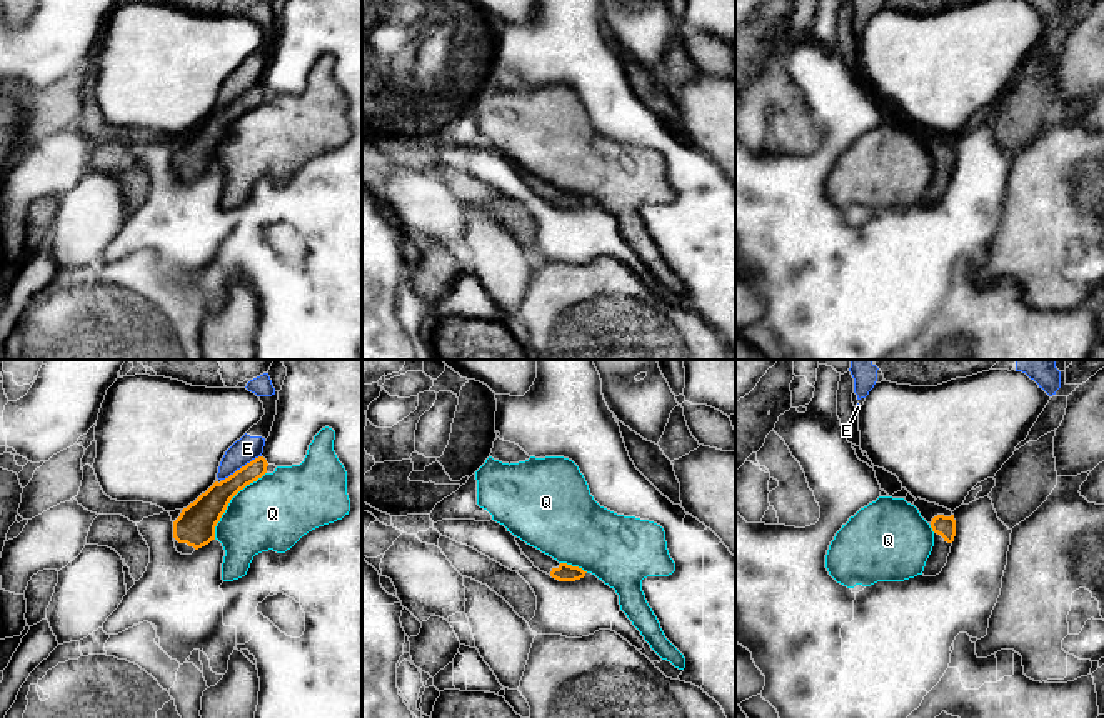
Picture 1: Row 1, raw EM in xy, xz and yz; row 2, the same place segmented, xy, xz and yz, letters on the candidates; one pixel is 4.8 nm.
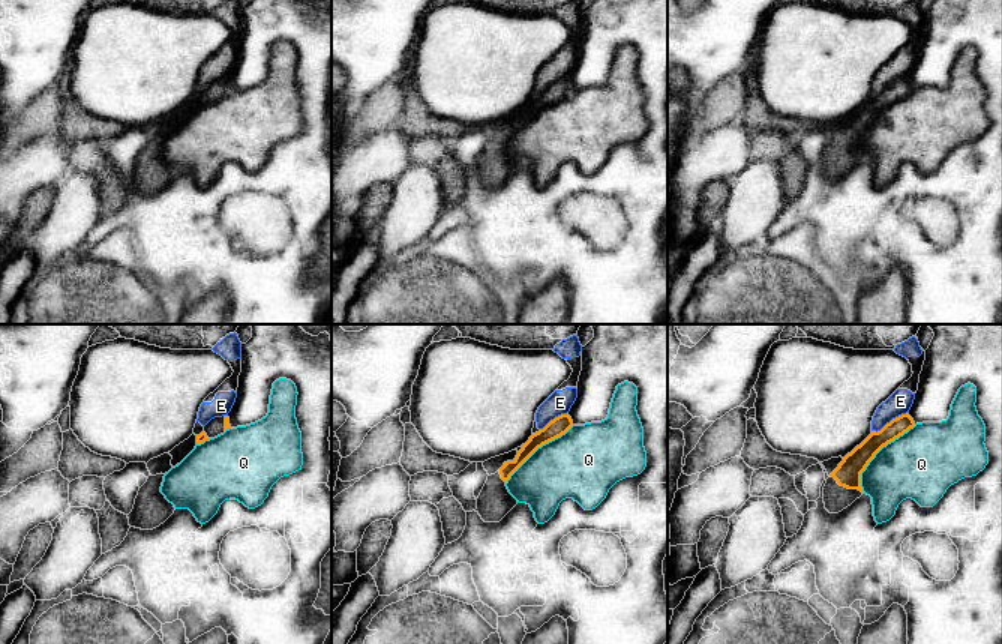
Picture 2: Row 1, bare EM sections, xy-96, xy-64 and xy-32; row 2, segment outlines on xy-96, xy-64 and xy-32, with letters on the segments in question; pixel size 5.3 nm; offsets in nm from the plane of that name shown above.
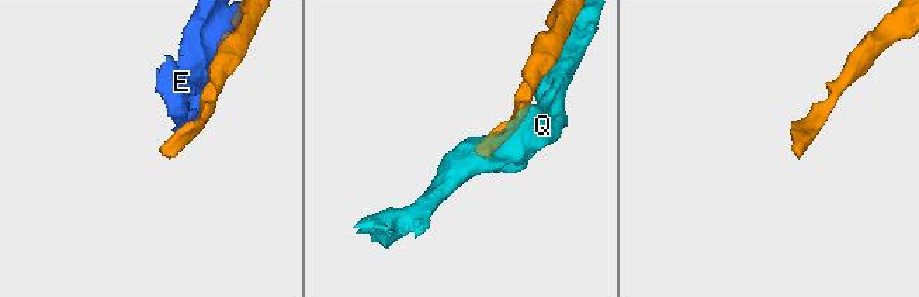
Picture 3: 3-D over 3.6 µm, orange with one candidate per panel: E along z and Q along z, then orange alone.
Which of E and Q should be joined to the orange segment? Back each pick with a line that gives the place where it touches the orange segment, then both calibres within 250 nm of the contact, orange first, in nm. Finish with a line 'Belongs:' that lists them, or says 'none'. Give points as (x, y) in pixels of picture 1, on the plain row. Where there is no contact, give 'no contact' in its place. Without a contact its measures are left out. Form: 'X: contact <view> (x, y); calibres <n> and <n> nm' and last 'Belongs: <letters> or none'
Belongs: none

